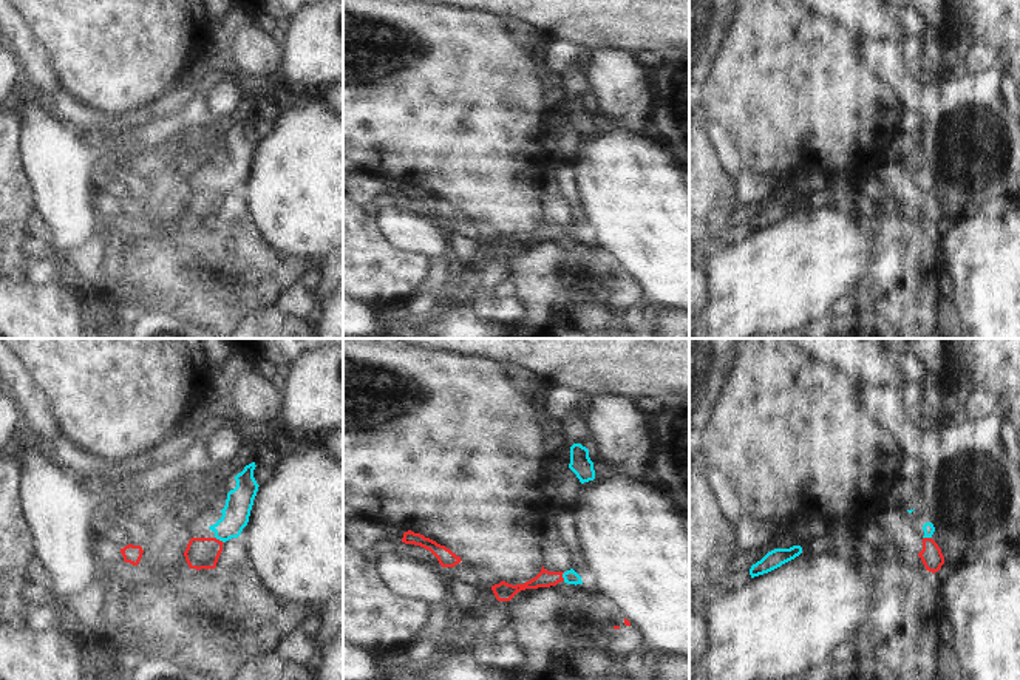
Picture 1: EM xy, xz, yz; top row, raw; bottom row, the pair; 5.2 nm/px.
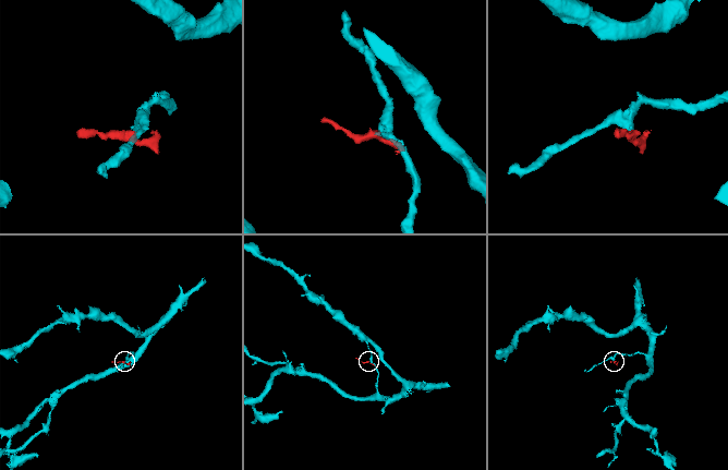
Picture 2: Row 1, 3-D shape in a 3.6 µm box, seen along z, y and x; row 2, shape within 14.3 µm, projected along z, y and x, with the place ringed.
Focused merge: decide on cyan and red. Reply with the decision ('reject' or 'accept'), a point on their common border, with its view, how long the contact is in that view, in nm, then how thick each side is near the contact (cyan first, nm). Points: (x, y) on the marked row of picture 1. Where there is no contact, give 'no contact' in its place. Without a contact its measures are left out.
reject | xy (220, 540) | 60 nm | 140/160 nm

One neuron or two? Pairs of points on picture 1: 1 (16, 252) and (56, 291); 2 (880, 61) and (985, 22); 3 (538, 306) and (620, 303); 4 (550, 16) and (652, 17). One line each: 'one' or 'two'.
1: two
2: two
3: two
4: one

